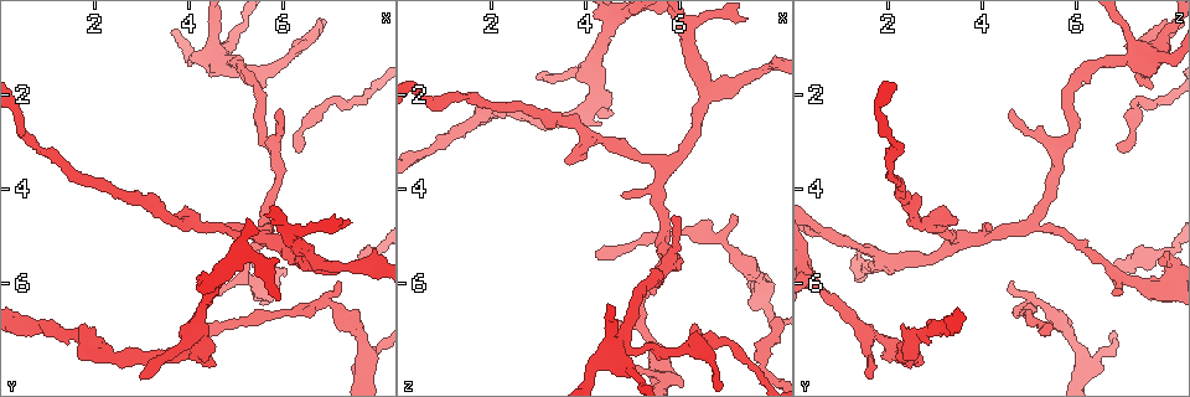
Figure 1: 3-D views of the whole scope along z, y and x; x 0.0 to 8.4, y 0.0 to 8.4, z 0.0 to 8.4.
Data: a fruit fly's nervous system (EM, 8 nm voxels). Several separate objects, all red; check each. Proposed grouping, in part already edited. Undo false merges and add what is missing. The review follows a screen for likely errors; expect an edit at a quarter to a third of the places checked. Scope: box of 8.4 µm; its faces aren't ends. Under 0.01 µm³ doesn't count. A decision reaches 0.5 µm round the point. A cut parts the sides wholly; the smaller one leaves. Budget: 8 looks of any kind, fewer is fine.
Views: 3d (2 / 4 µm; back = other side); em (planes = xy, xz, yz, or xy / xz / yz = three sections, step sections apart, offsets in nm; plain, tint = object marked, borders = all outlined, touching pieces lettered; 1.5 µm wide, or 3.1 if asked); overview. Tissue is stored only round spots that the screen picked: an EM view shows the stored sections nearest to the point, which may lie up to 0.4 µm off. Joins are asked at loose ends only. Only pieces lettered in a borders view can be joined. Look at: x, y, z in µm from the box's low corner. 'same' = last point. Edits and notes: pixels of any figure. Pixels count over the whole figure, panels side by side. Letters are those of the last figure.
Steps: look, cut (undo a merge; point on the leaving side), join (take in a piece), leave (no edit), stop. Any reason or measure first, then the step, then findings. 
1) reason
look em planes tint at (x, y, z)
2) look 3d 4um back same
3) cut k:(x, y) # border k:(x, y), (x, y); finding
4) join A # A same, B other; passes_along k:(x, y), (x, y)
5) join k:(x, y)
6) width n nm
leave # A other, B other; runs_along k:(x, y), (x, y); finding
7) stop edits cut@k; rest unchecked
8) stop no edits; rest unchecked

three arms meet
look 3d 2um at (5.65, 4.75, 5.10)

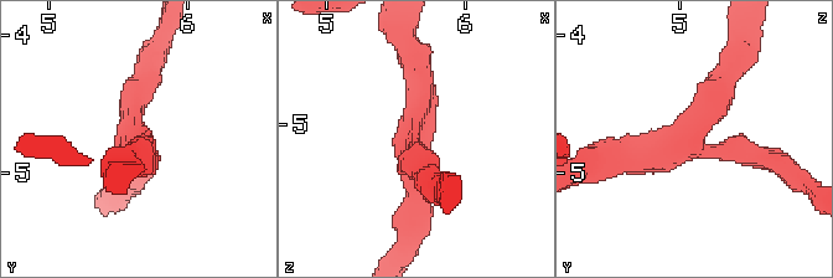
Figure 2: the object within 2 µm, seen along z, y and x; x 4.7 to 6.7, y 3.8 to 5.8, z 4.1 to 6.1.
arms 3; arm_widths 170, 180, 220 nm; now the EM
look em planes borders at (5.60, 4.74, 5.10)

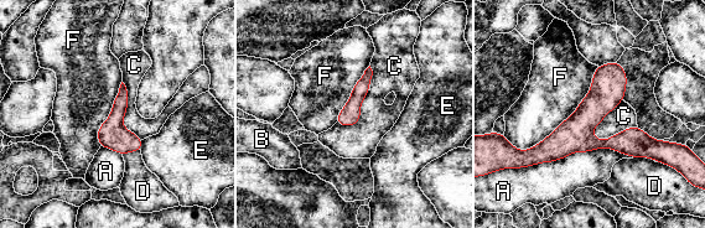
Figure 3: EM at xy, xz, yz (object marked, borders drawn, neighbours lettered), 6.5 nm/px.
leave # A other, B other, C other, D other, E other, F other; border 3:(623, 100), (594, 129), (596, 139); all the same cell

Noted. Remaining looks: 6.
an open end
look em planes tint at (4.25, 6.85, 5.50)

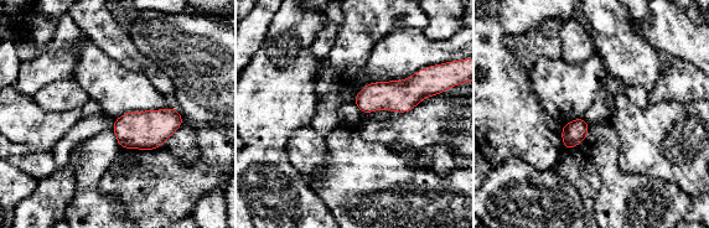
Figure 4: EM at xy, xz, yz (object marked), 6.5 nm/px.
look em planes borders same

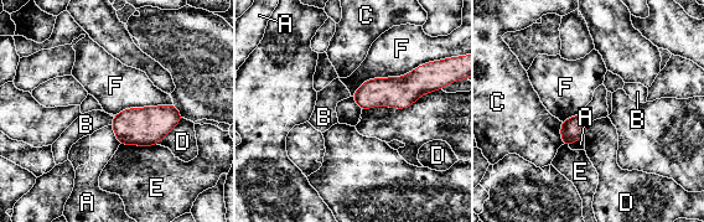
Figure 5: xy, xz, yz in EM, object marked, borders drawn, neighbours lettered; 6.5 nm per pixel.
width 140 nm
leave # A other, B other, C other, D other, E other, F other; border 5:(425, 62), (368, 78), (351, 96); none of them fits

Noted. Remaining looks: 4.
arms part here
look em planes plain at (5.75, 3.00, 5.60)

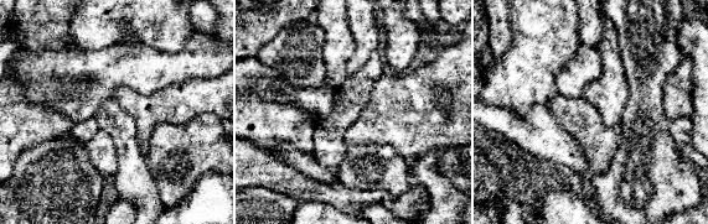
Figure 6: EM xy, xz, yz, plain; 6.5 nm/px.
look em planes borders same

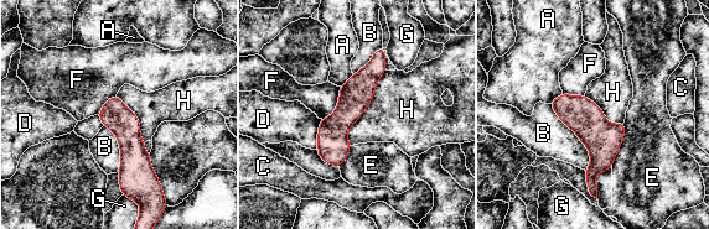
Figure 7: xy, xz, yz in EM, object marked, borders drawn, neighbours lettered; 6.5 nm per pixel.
leave # A other, B other, C other, D other, E other, F other, G other, H other; runs_along 7:(382, 50), (334, 129), (331, 161); all the same cell

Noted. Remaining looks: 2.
stop no edits; rest unchecked

